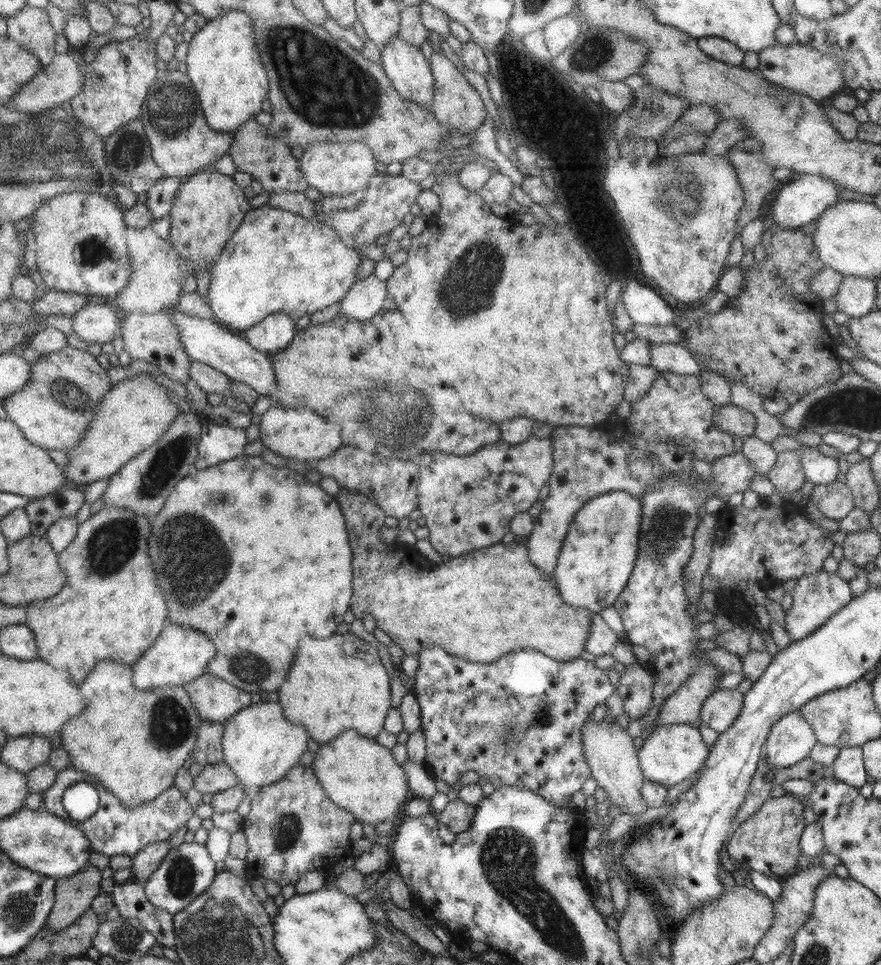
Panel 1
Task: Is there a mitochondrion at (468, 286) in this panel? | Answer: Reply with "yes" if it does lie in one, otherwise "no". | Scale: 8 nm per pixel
yes

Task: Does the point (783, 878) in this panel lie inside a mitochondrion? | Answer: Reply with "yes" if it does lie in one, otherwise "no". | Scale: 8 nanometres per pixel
no

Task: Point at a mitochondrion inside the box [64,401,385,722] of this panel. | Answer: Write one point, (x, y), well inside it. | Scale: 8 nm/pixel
(189, 571)

